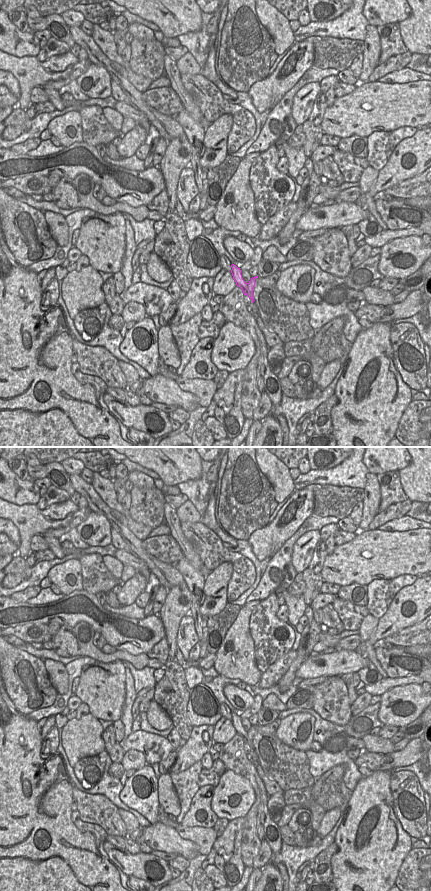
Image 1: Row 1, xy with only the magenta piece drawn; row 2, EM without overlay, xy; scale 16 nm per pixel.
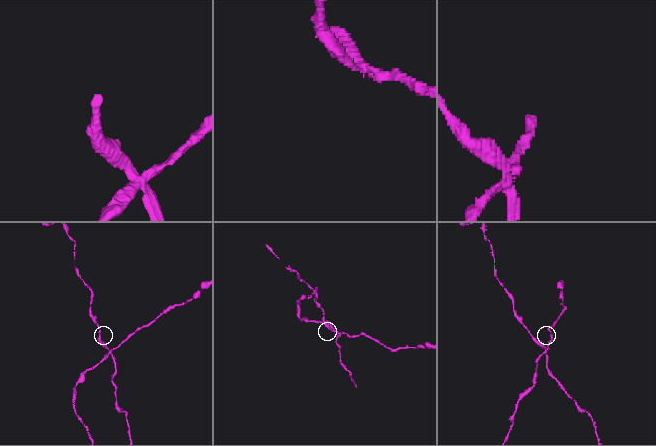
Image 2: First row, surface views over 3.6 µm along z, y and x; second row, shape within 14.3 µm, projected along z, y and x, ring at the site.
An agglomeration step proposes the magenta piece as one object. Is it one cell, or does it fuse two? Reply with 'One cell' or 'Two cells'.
Two cells

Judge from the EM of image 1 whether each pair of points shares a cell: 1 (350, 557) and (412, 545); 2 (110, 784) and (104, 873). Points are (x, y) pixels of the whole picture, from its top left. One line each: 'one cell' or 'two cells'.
1: one cell
2: two cells

